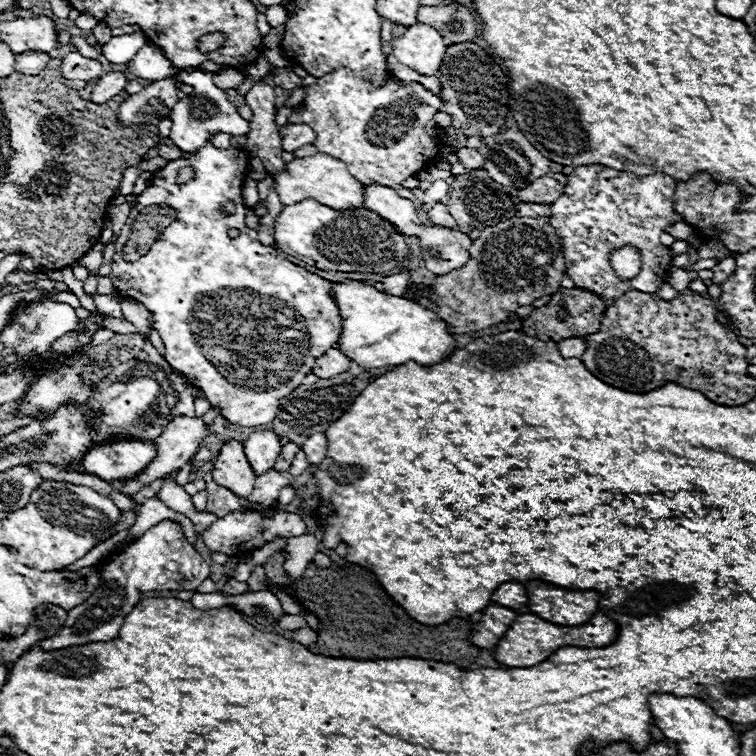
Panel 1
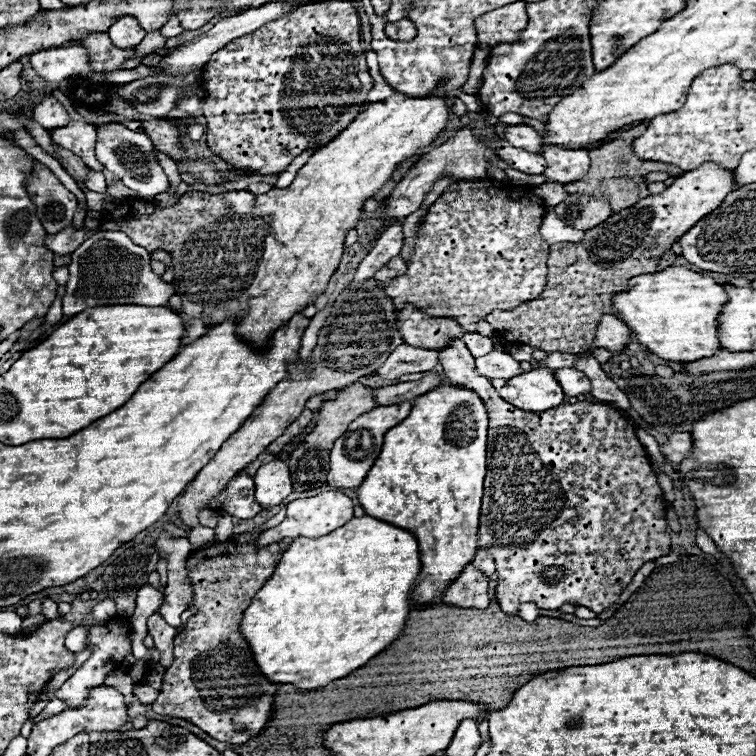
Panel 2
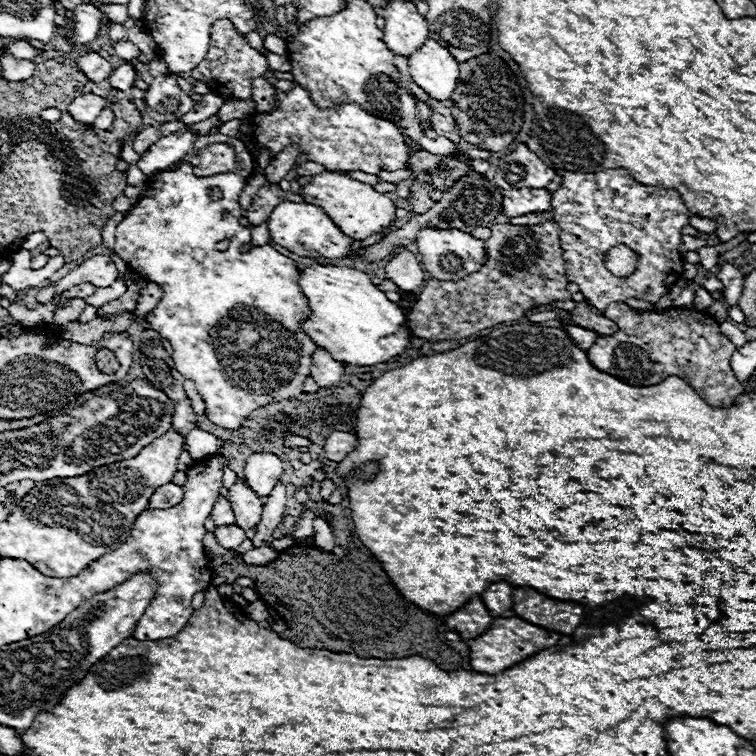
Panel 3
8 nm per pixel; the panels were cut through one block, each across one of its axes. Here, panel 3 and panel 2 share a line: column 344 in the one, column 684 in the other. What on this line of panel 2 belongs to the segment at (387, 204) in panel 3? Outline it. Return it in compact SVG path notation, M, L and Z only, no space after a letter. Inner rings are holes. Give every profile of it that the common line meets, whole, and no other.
M704 164L692 172L684 172L664 192L642 198L634 206L614 212L596 228L586 230L580 242L552 244L546 290L516 310L488 314L486 322L494 326L498 336L512 344L528 344L544 352L588 352L596 340L596 328L602 316L616 312L612 308L614 294L624 292L630 278L658 272L658 256L668 252L700 218L720 206L734 188L732 172L716 164Z

